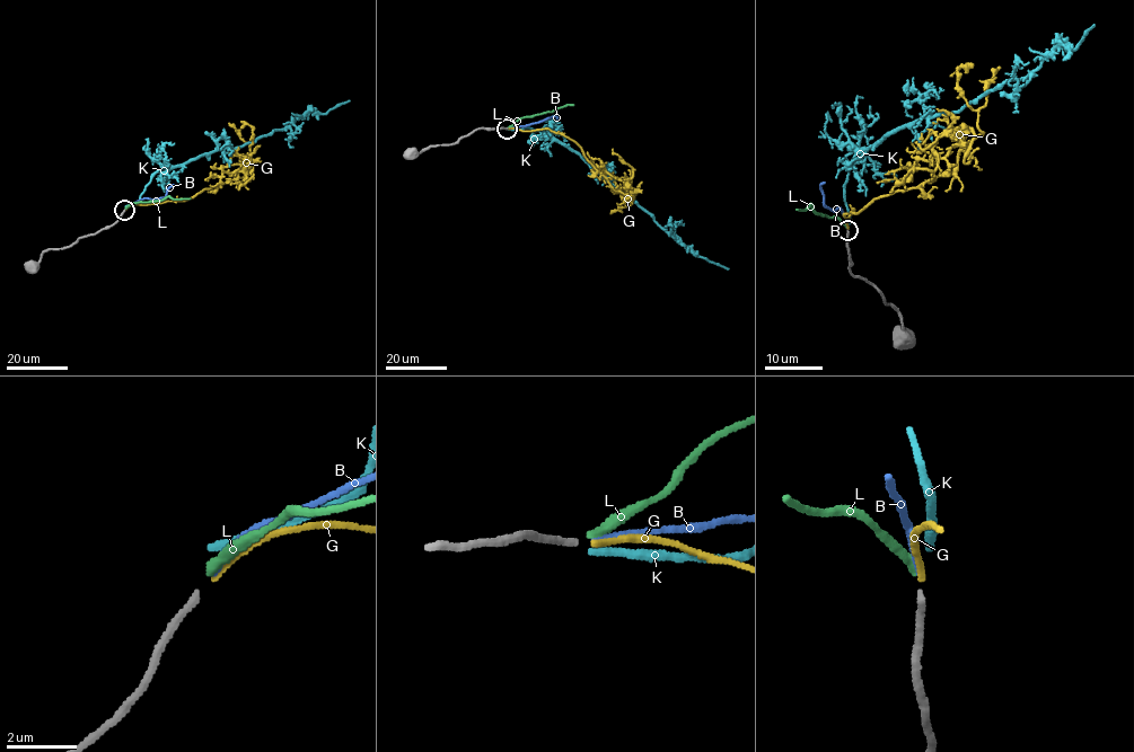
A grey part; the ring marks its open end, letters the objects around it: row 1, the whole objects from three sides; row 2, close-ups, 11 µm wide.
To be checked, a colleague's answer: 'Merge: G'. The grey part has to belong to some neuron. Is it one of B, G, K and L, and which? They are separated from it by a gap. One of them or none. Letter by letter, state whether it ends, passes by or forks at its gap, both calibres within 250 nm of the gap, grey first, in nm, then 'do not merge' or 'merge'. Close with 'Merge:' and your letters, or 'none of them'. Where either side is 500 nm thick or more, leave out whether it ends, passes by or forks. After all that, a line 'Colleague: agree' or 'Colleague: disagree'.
B: it ends there; 180 nm thick on the grey side, 190 nm on the other; do not merge
G: it ends there; 180 nm thick on the grey side, 160 nm on the other; do not merge
K: it ends there; 180 nm thick on the grey side, 240 nm on the other; do not merge
L: it ends there; 180 nm thick on the grey side, 240 nm on the other; do not merge
Merge: none of them
Colleague: disagree

